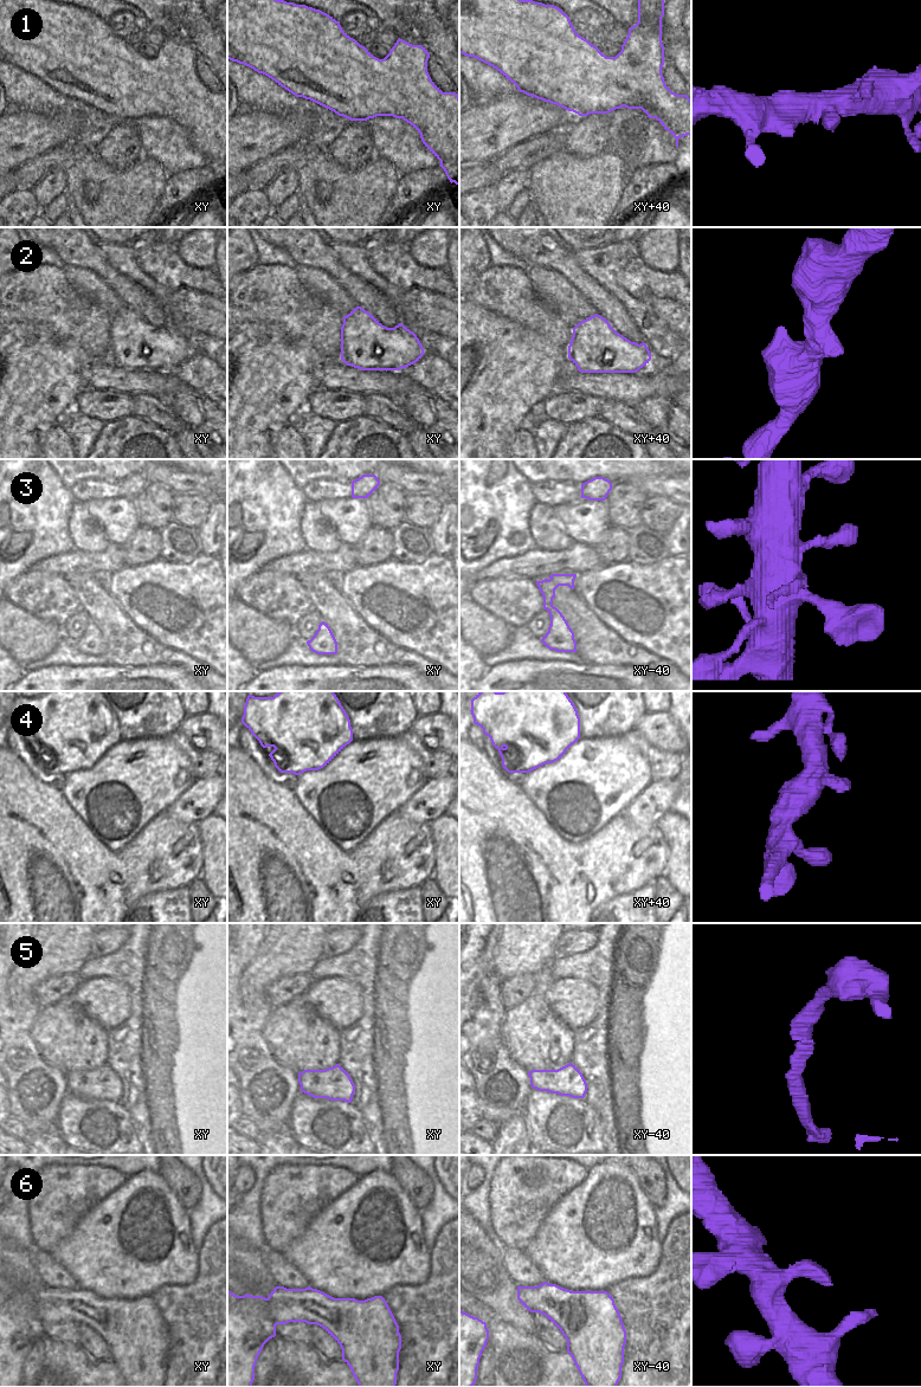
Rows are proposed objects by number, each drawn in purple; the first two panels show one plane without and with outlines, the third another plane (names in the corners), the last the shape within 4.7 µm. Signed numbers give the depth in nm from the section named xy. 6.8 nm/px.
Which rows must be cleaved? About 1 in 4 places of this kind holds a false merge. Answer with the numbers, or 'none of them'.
none of them

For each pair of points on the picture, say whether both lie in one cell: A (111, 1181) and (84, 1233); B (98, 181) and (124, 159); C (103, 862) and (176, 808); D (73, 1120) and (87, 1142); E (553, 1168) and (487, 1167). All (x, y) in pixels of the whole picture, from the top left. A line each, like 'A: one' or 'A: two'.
A: two
B: two
C: two
D: one
E: two

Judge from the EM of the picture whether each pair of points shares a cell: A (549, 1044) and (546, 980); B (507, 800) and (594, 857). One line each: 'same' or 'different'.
A: same
B: same

